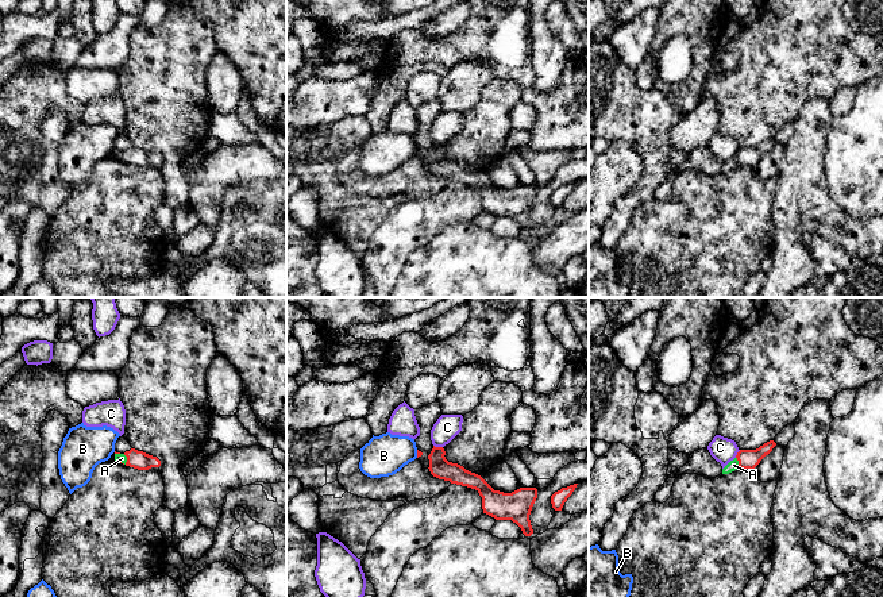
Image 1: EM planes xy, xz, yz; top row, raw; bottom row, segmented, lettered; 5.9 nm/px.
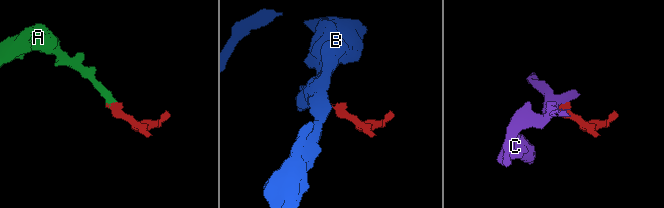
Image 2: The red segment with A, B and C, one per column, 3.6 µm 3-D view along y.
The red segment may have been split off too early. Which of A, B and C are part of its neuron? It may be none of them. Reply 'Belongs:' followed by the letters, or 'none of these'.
Belongs: A

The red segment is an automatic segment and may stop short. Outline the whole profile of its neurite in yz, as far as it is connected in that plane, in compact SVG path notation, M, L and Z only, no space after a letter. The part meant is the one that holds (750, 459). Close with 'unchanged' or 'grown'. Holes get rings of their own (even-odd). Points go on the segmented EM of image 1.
M770 440L756 450L740 450L736 458L722 469L722 474L729 474L737 469L753 470L760 463L760 461L772 451L775 446L776 443Z; grown

